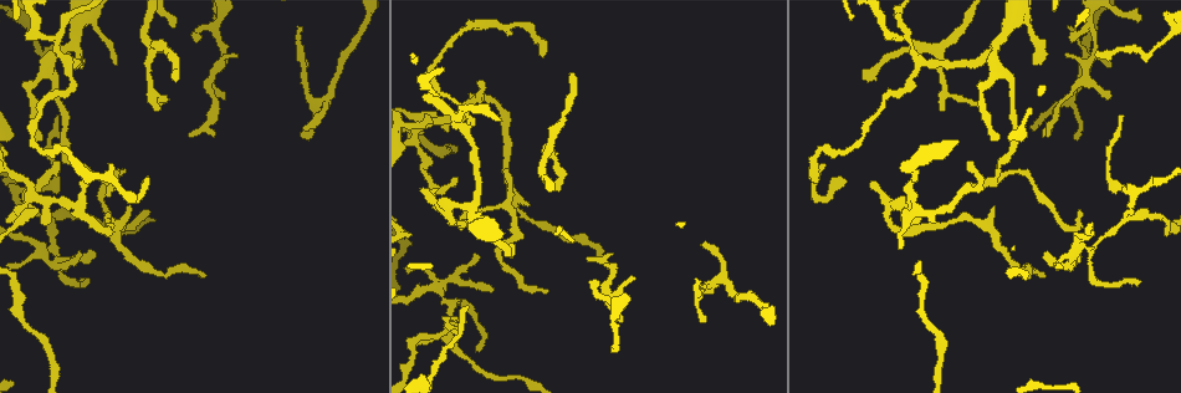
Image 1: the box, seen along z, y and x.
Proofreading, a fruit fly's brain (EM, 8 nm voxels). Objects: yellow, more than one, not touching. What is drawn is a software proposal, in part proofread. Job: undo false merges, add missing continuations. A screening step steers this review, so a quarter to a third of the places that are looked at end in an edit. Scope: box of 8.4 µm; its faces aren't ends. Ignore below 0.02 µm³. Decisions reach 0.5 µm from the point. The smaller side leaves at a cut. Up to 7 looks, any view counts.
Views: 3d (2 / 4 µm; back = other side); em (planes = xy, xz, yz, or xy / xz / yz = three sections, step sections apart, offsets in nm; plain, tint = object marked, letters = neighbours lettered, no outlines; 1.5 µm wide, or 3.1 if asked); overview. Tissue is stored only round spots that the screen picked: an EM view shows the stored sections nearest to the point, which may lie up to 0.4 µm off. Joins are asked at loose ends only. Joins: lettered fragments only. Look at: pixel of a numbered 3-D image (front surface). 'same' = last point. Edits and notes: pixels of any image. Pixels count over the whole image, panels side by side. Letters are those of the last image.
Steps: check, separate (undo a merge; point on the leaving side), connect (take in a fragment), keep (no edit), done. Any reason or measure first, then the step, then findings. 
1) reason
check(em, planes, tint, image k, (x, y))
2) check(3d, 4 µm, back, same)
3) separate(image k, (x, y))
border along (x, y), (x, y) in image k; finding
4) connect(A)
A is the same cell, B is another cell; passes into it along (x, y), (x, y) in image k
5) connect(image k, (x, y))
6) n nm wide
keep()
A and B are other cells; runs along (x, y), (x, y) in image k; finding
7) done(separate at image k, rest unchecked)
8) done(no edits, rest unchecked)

thin end
check(em, xz, step 8, letters, image 1, (634, 279))

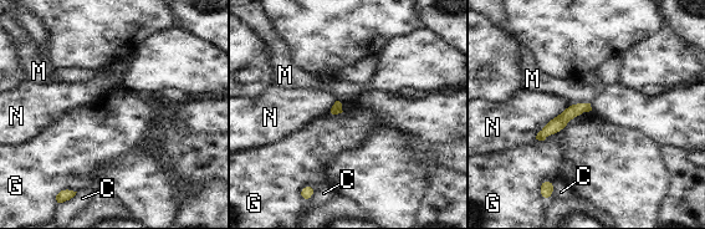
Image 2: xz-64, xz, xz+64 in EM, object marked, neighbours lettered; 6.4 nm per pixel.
check(em, planes, letters, same)

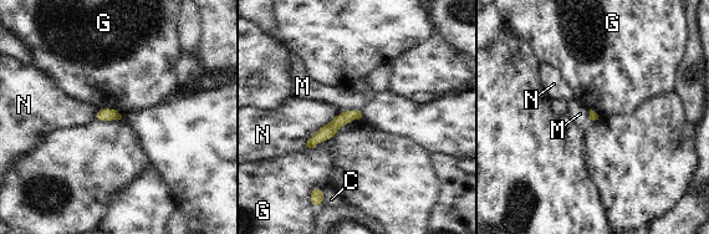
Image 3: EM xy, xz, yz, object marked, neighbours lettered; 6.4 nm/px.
keep()
C, G, M and N are other cells; runs along (357, 113), (343, 117), (310, 143) in image 3; no lettered fragment goes on from it

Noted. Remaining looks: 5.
an open end
check(3d, 4 µm, image 1, (975, 105))

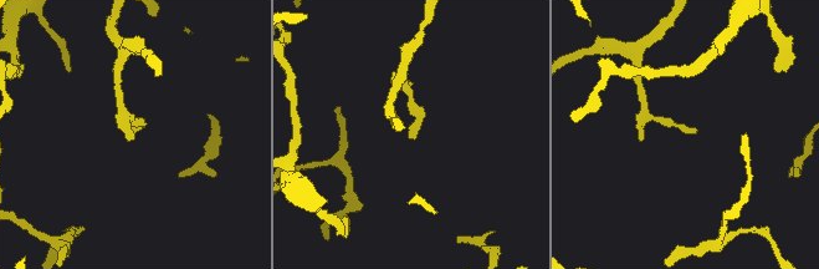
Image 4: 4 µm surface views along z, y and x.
check(em, planes, letters, image 4, (134, 131))

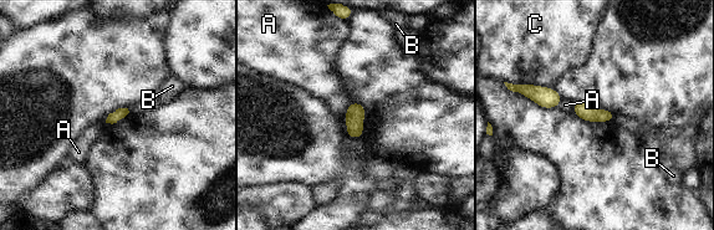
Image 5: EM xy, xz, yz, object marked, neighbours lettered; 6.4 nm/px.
C touches over 260 nm
keep()
A, B and C are other cells; border along (352, 102), (345, 113) in image 5; none of them fits

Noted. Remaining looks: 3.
thin end
check(em, planes, letters, image 1, (56, 114))

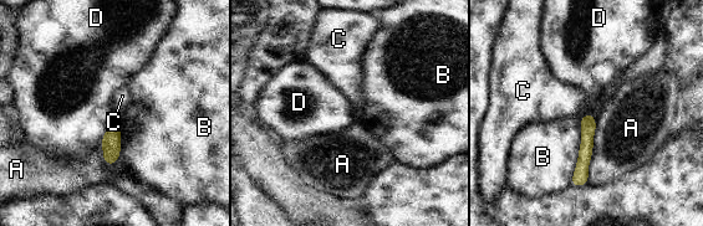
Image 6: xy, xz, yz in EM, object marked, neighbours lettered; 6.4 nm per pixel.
keep()
A, B, C and D are other cells; runs along (590, 117), (581, 174), (574, 183) in image 6; none of them fits

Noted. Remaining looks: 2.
done(no edits, rest unchecked)

